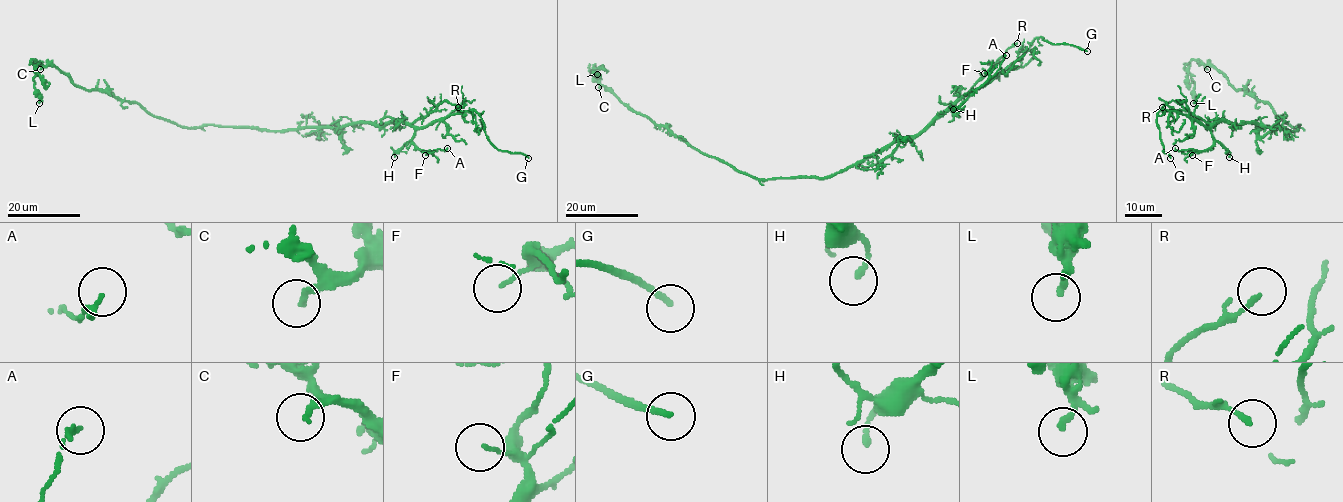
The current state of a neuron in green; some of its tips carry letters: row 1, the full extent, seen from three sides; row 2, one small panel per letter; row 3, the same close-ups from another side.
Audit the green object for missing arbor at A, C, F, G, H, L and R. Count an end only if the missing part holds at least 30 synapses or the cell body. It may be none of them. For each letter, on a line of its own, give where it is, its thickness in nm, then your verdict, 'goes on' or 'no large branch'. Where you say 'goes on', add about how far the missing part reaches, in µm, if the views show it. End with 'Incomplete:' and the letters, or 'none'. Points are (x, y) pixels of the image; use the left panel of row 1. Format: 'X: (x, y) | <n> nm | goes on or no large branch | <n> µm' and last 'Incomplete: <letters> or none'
A: (447, 148) | 160 nm | no large branch
C: (40, 69) | 180 nm | no large branch
F: (425, 155) | 90 nm | no large branch
G: (528, 158) | 180 nm | goes on | 15 µm
H: (394, 157) | 150 nm | no large branch
L: (39, 103) | 130 nm | no large branch
R: (458, 107) | 130 nm | no large branch
Incomplete: G

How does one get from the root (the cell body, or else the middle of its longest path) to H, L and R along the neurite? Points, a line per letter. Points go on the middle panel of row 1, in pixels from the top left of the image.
H: (828, 176), (863, 162), (902, 138), (918, 136), (936, 117), (973, 91), (953, 109)
L: (828, 176), (758, 179), (740, 173), (628, 108), (589, 71), (597, 74)
R: (828, 176), (863, 162), (902, 138), (918, 136), (961, 99), (1017, 43)

